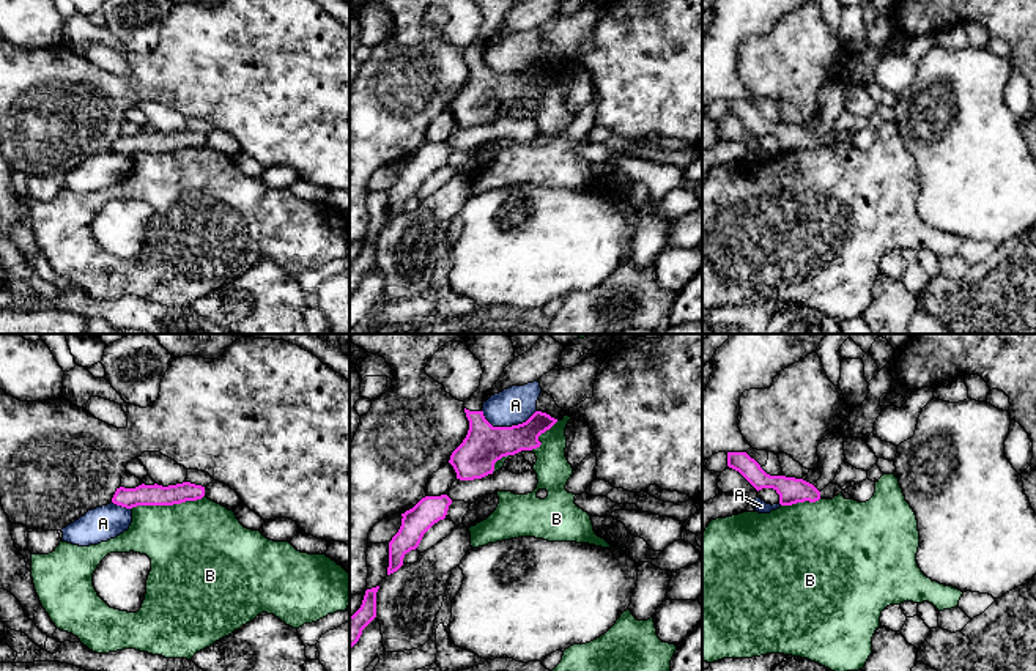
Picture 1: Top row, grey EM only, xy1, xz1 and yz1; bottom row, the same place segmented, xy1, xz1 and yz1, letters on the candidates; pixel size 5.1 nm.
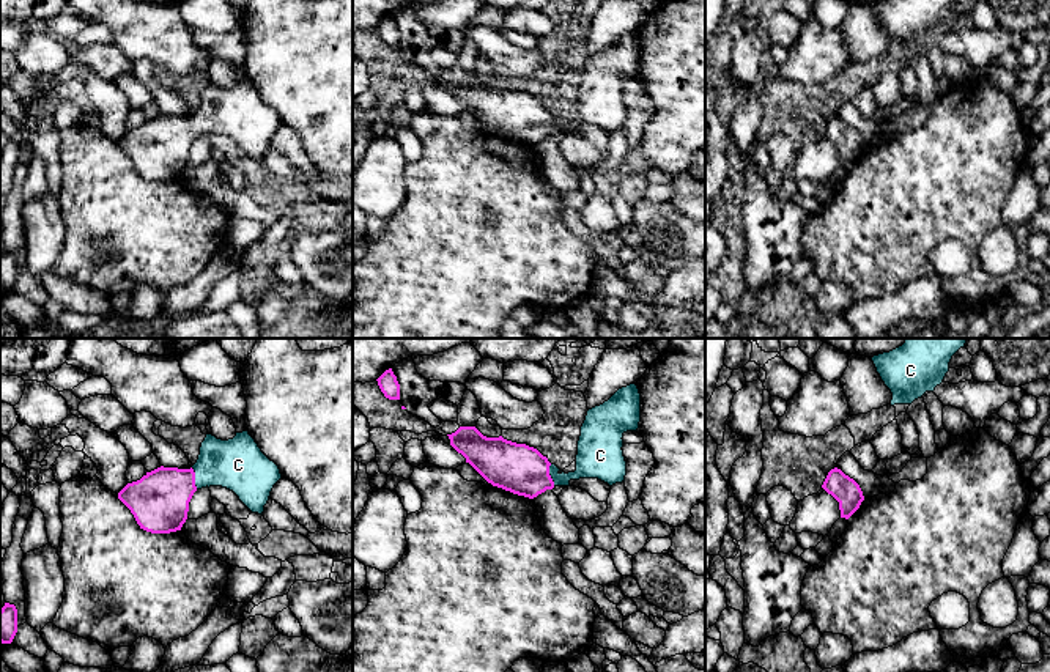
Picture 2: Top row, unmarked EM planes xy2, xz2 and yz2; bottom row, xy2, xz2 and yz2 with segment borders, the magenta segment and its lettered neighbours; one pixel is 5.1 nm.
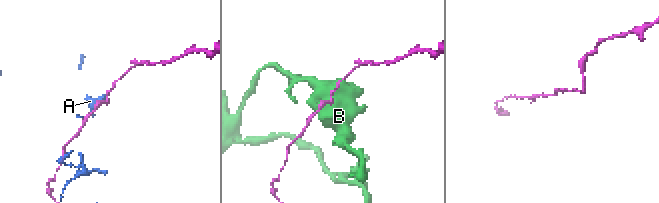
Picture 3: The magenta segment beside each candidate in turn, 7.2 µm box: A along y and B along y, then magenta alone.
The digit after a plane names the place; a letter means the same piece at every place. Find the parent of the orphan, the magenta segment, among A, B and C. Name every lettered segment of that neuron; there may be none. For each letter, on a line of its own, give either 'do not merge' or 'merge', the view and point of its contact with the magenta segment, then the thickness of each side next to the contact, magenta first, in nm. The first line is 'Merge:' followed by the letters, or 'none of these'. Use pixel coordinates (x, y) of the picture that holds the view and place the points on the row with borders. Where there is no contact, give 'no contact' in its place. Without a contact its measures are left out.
Merge: C
A: do not merge; meets magenta in xz1 at (509, 427); 200 nm thick on the magenta side, 190 nm on the other
B: do not merge; meets magenta in xy1 at (167, 504); 110 nm thick on the magenta side, 460 nm on the other
C: merge; meets magenta in xy2 at (194, 479); 300 nm thick on the magenta side, 280 nm on the other

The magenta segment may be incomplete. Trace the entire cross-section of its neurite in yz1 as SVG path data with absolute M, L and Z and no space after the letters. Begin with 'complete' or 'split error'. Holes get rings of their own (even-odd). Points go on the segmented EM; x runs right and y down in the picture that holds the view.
complete; M727 452L727 466L738 471L757 491L773 488L779 495L781 506L820 499L820 491L812 484L795 477L770 476L746 452Z

